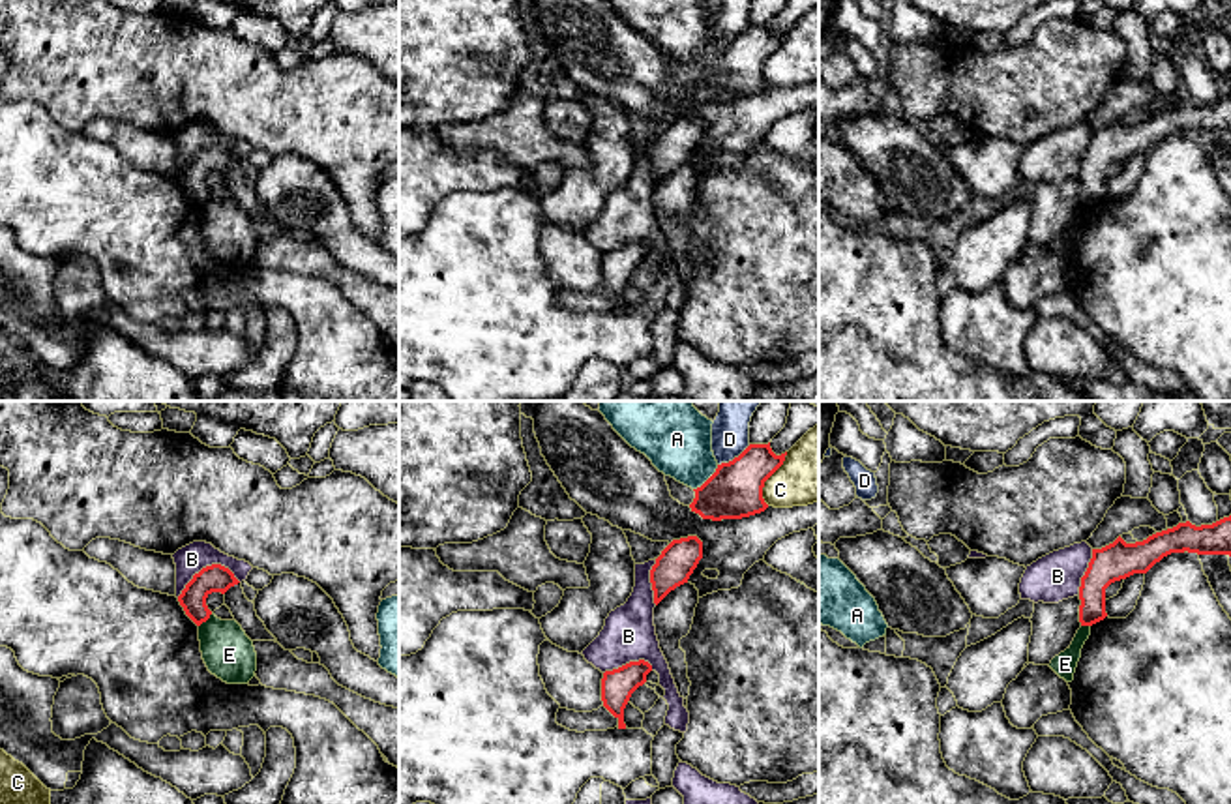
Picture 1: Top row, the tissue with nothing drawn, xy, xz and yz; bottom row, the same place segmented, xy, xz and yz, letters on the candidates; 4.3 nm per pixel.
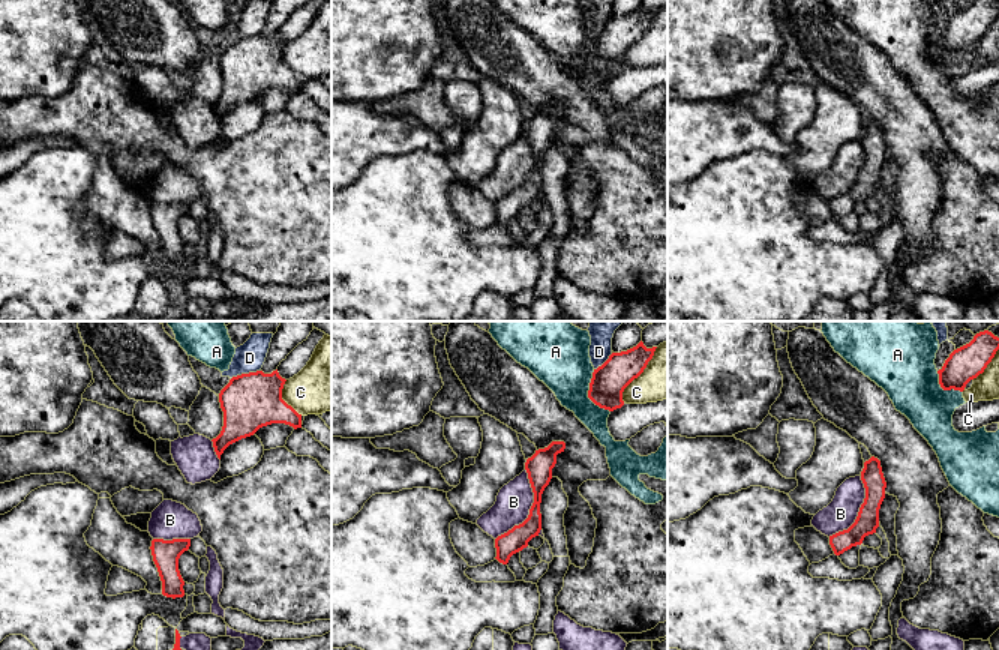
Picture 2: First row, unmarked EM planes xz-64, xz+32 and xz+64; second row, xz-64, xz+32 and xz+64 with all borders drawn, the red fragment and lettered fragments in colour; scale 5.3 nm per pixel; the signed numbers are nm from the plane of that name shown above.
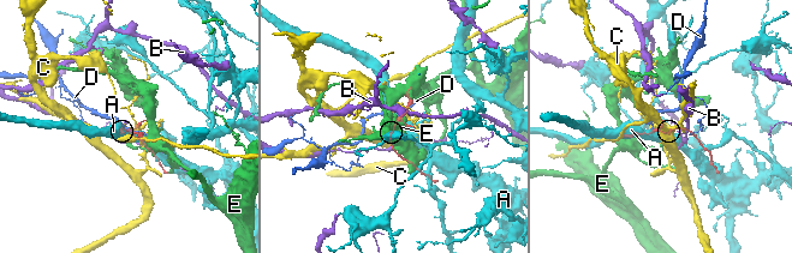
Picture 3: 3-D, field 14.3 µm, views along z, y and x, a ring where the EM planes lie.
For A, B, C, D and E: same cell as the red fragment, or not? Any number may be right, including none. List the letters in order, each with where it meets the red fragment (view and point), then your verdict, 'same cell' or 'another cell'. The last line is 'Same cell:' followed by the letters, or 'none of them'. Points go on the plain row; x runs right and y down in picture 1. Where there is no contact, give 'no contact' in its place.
A: contact xz (709, 59); another cell
B: contact xy (207, 147); another cell
C: contact xz (769, 57); another cell
D: contact xz (735, 38); another cell
E: contact xy (205, 201); another cell
Same cell: none of them

